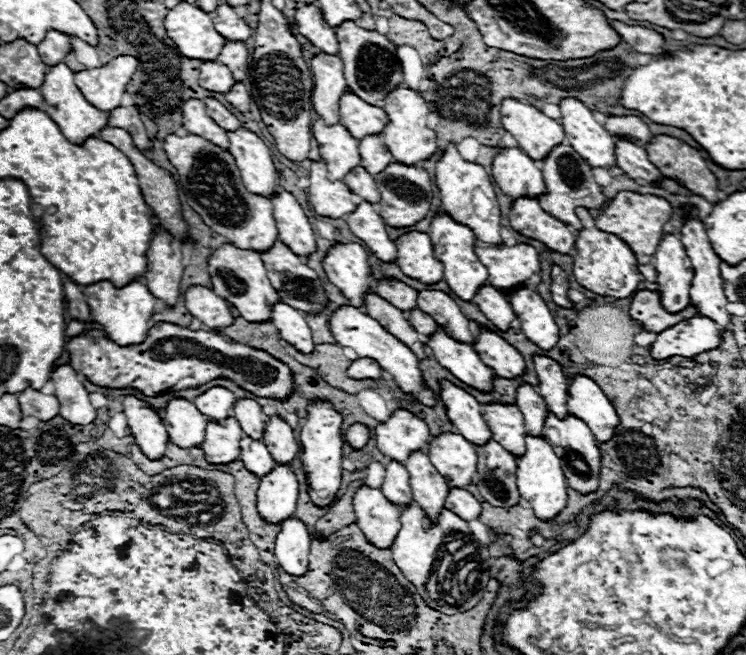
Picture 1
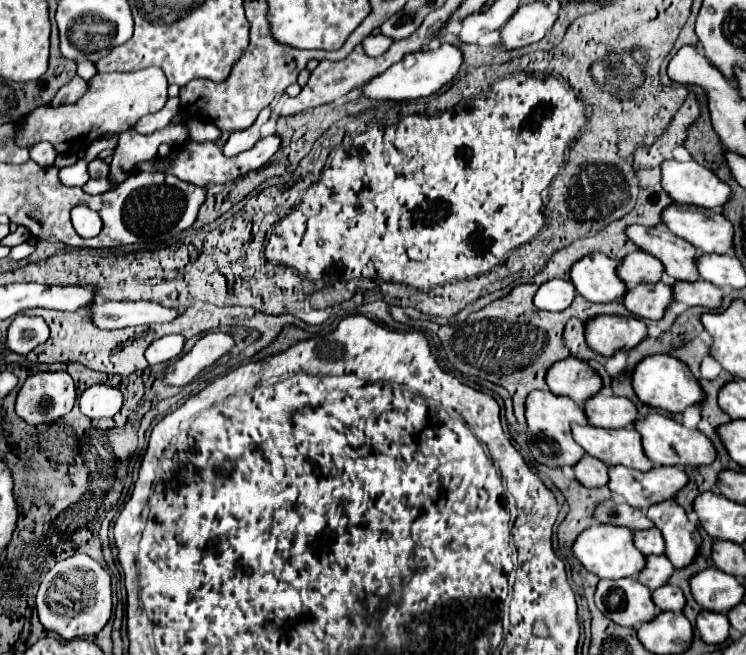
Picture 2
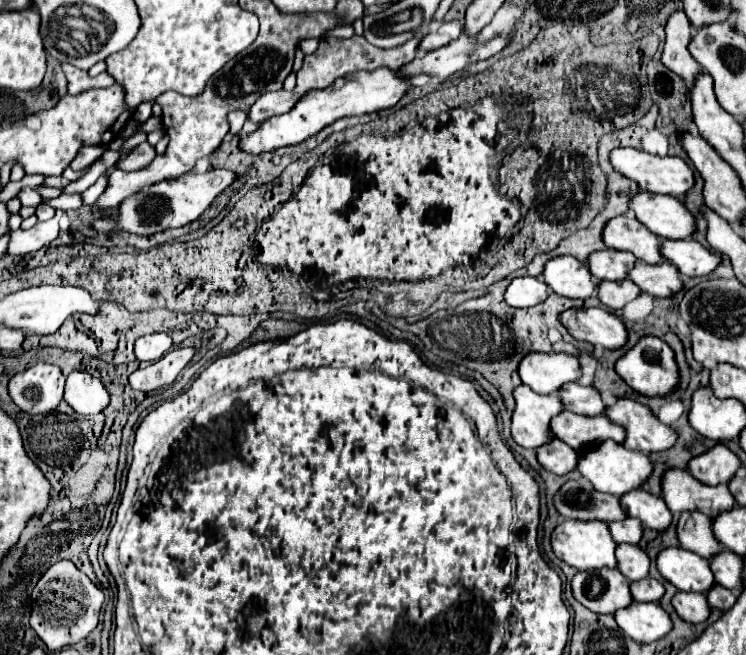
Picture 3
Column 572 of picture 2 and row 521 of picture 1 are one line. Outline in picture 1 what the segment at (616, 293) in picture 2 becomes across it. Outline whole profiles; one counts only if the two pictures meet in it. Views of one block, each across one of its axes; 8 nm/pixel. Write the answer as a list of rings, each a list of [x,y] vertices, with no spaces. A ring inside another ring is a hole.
[[[276,464],[274,470],[260,480],[258,512],[268,524],[282,524],[292,518],[298,504],[298,480],[290,466]]]

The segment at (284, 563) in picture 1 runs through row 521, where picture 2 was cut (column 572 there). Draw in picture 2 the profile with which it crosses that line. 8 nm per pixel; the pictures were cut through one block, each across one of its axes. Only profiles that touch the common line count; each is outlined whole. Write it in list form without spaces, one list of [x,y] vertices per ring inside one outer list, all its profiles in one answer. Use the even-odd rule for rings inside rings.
[[[548,280],[536,290],[534,296],[536,308],[552,312],[568,308],[572,300],[574,300],[574,286],[568,280]]]

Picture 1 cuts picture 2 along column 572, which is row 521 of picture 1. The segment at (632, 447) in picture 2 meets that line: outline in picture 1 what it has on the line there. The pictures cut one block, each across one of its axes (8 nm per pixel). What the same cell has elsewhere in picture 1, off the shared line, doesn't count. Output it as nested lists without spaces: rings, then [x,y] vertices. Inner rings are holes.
[[[414,452],[412,456],[408,456],[404,466],[410,474],[414,502],[426,512],[424,528],[430,528],[444,508],[450,486],[444,476],[440,476],[436,468],[432,468],[428,454],[424,452]]]

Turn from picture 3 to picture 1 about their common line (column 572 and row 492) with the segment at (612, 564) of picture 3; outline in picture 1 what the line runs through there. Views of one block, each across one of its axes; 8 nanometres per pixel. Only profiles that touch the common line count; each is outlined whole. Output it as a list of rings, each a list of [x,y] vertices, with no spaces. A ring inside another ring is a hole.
[[[526,436],[526,454],[518,458],[518,470],[516,470],[516,486],[524,500],[530,502],[530,508],[540,520],[550,522],[554,516],[562,512],[562,508],[568,502],[566,492],[566,480],[560,466],[560,458],[552,452],[552,446],[544,438]]]

